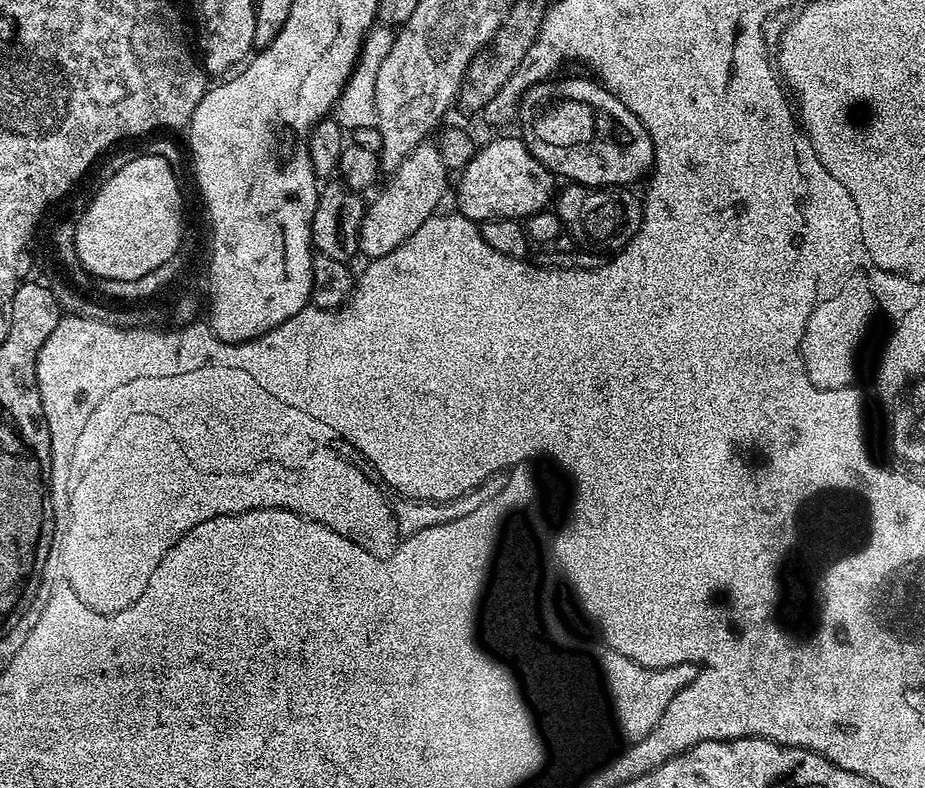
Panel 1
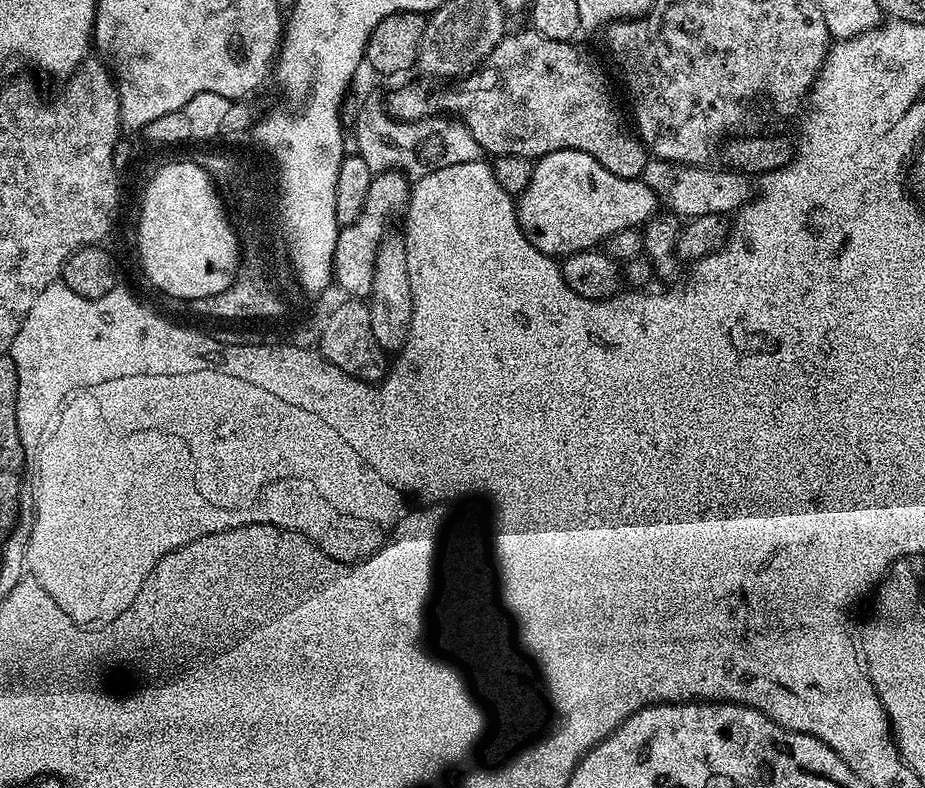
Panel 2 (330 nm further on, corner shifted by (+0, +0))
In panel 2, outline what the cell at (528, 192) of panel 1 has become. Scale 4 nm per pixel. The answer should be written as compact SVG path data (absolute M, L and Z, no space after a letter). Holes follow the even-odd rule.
M554 150L550 154L539 157L533 163L532 173L530 174L530 182L526 186L526 190L522 190L516 200L516 217L520 223L520 233L530 242L530 246L534 246L542 254L553 258L563 258L574 254L575 252L587 252L595 249L597 246L603 245L614 234L618 234L618 230L626 230L627 228L640 228L648 223L658 212L658 198L646 186L643 179L627 180L626 178L618 178L618 174L610 174L610 170L606 170L606 166L602 166L594 158L590 158L590 154L582 154L582 150Z

